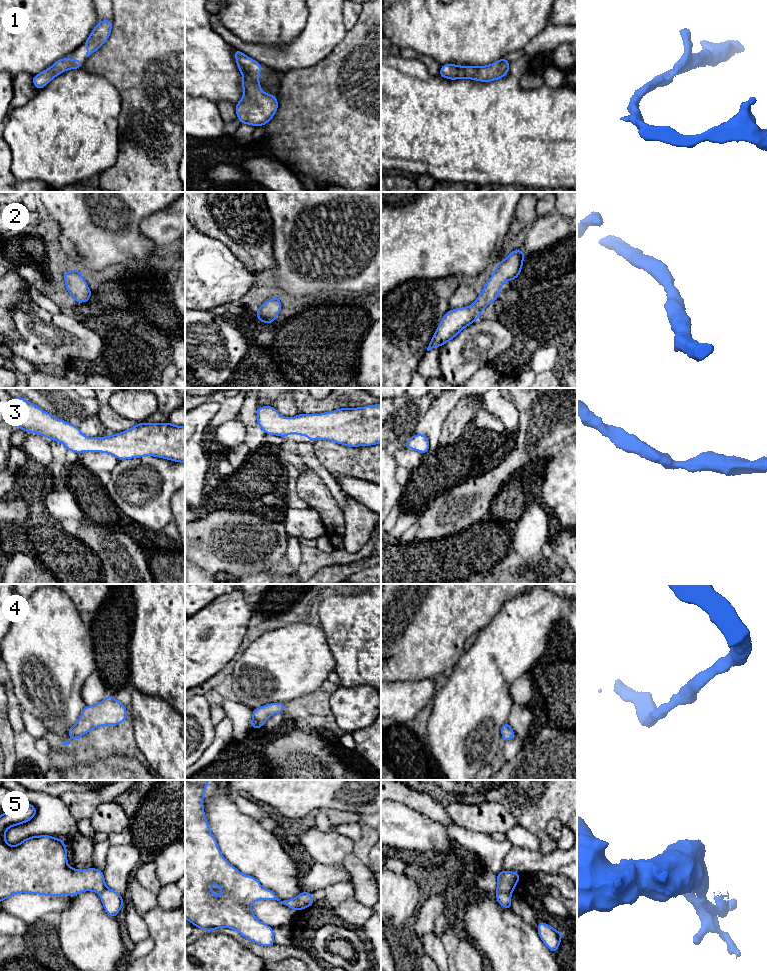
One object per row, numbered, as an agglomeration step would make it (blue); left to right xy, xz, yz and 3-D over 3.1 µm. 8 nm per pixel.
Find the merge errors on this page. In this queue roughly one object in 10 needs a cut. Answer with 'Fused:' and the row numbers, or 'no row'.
Fused: no row

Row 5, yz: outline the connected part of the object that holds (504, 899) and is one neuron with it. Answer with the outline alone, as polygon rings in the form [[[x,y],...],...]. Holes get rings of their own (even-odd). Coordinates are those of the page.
[[[500,871],[497,876],[496,899],[506,909],[512,909],[511,894],[513,893],[521,874],[513,871]]]

